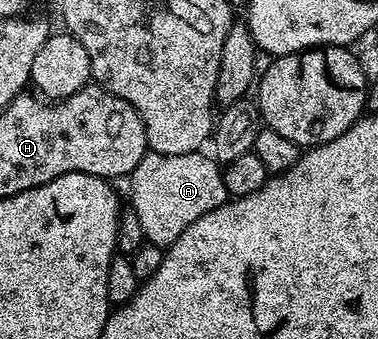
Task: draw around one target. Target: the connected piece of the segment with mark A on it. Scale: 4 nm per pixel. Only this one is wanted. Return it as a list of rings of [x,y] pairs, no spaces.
[[[147,152],[140,160],[140,164],[136,164],[134,171],[128,175],[128,183],[130,182],[128,206],[129,209],[134,210],[137,219],[140,220],[145,241],[163,248],[171,246],[180,236],[180,232],[184,232],[184,228],[200,220],[200,216],[224,205],[228,201],[228,195],[222,172],[223,167],[206,152],[181,154],[180,156],[164,156]]]

